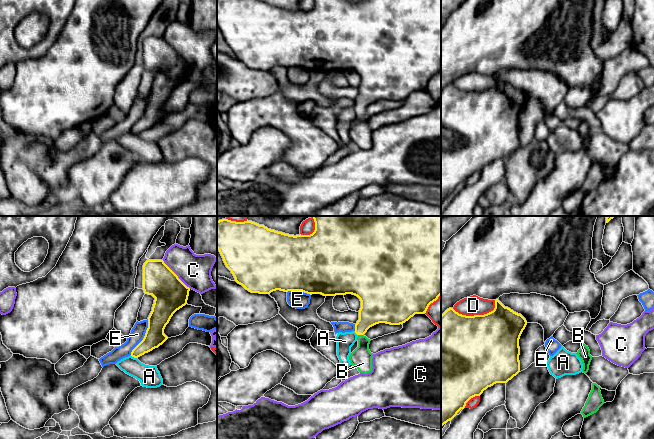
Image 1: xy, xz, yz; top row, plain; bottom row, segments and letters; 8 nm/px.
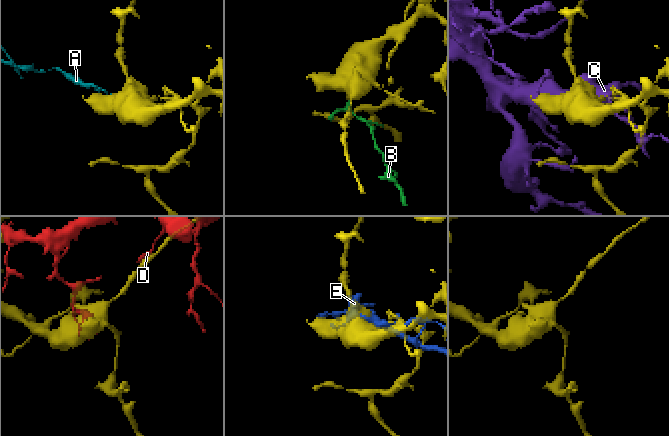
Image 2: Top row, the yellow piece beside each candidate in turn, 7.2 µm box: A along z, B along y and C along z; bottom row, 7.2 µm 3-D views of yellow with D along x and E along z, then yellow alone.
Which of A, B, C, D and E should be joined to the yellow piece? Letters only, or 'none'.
B

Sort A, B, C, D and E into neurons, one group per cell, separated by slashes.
A / B / C / D / E

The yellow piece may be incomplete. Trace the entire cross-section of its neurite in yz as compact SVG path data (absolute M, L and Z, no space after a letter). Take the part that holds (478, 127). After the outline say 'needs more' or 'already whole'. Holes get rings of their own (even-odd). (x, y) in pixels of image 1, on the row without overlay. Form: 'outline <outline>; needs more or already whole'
outline M498 75L495 76L494 86L484 91L466 92L459 90L453 84L447 85L441 91L441 203L448 197L452 196L461 185L464 185L466 179L471 174L480 172L484 166L496 159L507 159L520 148L519 115L526 101L527 97L521 90L518 90L510 84L505 83Z; already whole

